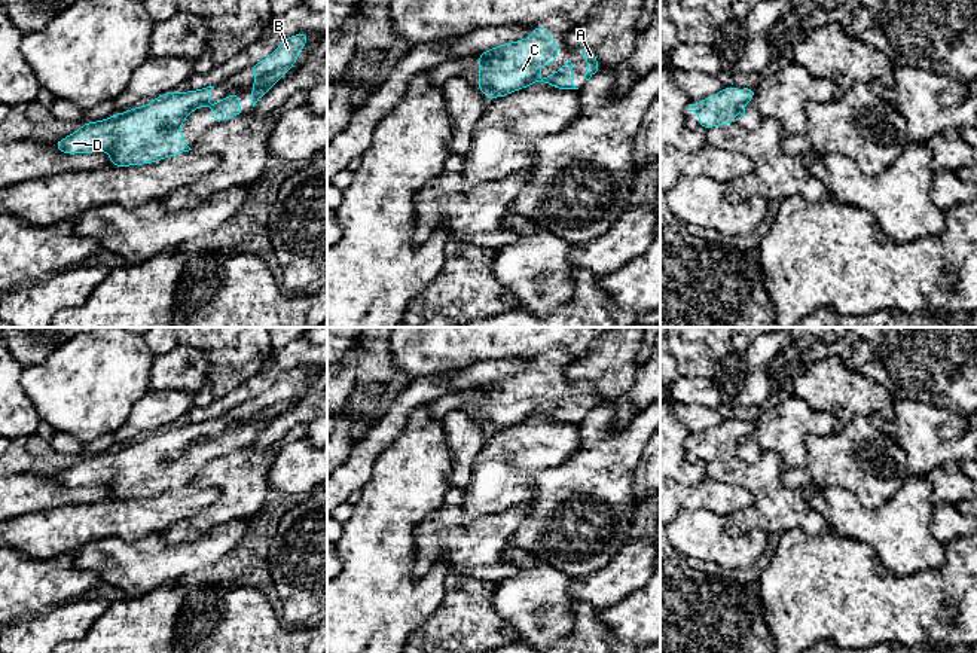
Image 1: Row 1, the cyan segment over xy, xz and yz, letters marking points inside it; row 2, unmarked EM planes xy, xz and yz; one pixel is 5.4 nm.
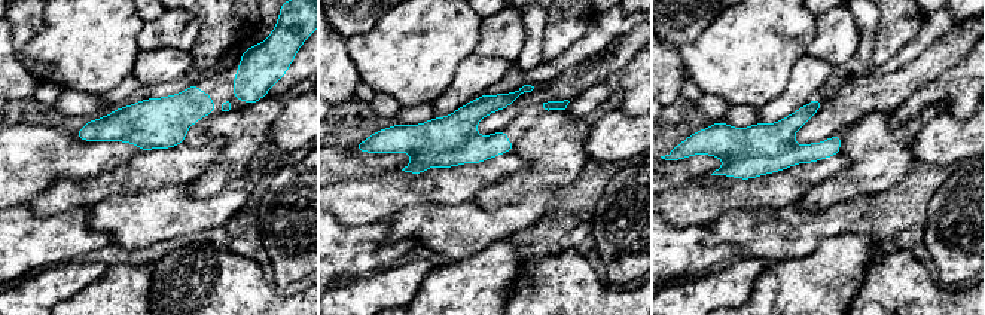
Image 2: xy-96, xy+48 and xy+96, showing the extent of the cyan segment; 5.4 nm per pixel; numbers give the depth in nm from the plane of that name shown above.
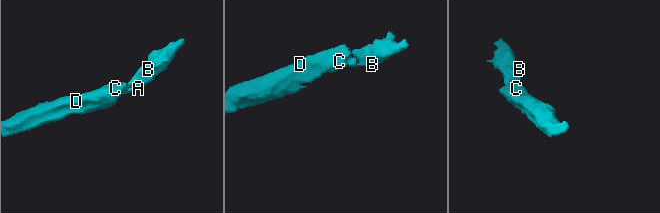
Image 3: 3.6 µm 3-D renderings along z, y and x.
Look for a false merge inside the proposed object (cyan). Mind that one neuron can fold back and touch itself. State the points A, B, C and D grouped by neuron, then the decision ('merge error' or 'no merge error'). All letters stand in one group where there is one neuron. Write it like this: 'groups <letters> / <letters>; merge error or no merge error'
groups A B C D; no merge error

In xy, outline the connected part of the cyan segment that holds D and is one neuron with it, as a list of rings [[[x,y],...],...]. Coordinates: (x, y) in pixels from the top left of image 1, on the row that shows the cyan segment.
[[[214,86],[186,92],[165,92],[143,107],[132,107],[123,113],[109,116],[104,120],[86,122],[77,131],[55,141],[54,146],[67,155],[107,152],[110,155],[110,165],[115,167],[153,164],[170,156],[183,155],[192,149],[186,144],[180,126],[198,107],[213,107],[214,112],[210,112],[208,116],[216,122],[244,115],[236,92],[222,98],[219,103],[210,104],[208,94],[213,88]]]

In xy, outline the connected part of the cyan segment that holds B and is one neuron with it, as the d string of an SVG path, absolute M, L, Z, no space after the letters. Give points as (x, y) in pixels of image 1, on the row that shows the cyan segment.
M302 31L284 39L269 57L250 67L250 73L256 77L251 88L253 107L280 79L284 77L286 71L293 68L306 45L308 36L309 33Z

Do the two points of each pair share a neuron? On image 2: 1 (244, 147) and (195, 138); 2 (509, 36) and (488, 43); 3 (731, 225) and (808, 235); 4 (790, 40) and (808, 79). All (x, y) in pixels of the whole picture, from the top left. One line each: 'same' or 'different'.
1: same
2: same
3: same
4: different

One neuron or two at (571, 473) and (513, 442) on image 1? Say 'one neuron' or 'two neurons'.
two neurons

